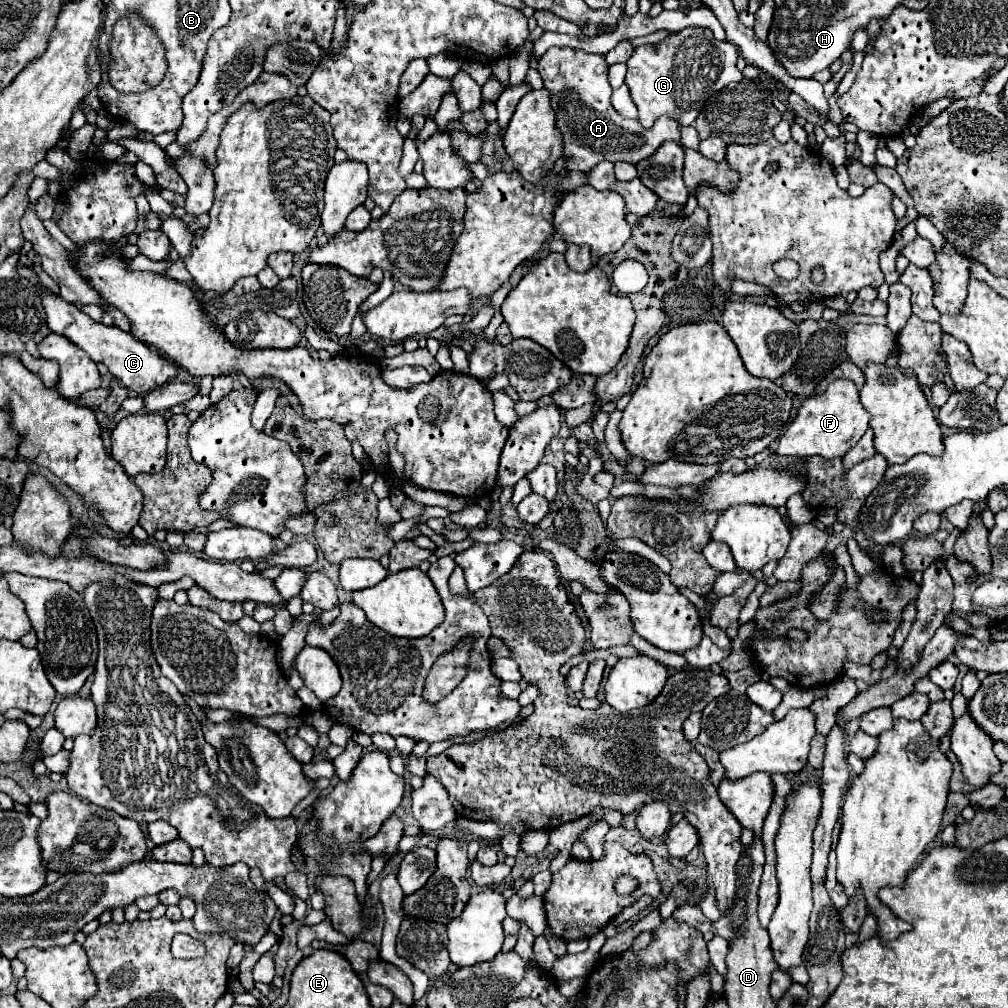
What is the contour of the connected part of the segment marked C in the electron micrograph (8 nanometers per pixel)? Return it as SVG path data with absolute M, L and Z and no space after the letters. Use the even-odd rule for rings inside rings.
M37 287L37 291L41 293L43 307L47 311L49 329L53 333L59 333L59 335L71 339L77 347L81 347L89 355L91 361L103 363L109 369L109 373L115 375L127 389L131 389L139 395L147 395L147 391L153 391L155 387L159 387L159 385L177 377L179 367L171 359L167 359L165 355L161 355L155 349L151 351L149 345L135 339L131 333L125 333L117 327L107 327L103 323L97 323L97 321L89 319L85 313L79 311L79 307L67 303L59 295L45 295L39 287Z

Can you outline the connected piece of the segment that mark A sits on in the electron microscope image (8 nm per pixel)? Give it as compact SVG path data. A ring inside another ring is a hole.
M551 47L539 59L537 71L543 79L543 87L551 93L551 107L555 109L557 129L563 135L563 155L567 157L565 167L569 171L587 173L605 159L611 163L627 161L635 165L651 157L665 141L681 145L681 125L675 119L659 117L653 127L643 129L637 119L625 119L613 109L607 69L609 63L603 55L589 55L571 47ZM569 91L575 93L575 97L565 97Z

